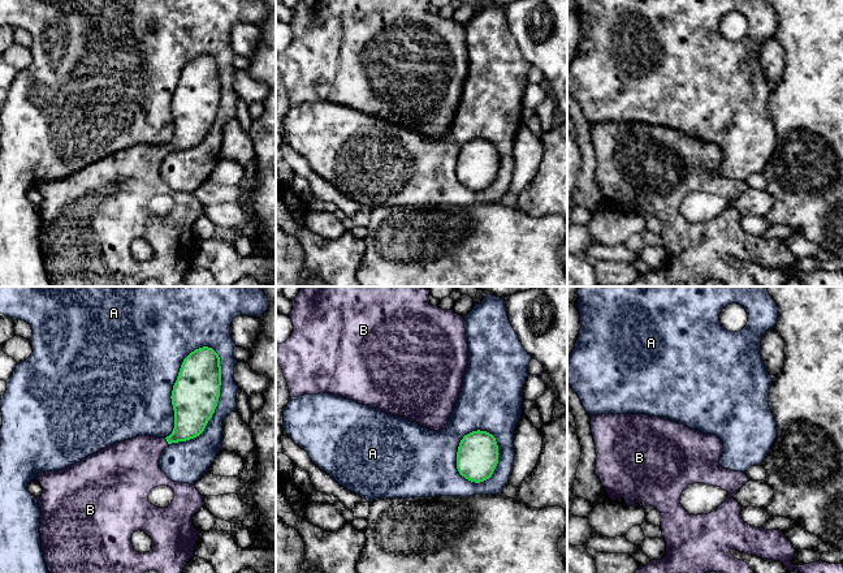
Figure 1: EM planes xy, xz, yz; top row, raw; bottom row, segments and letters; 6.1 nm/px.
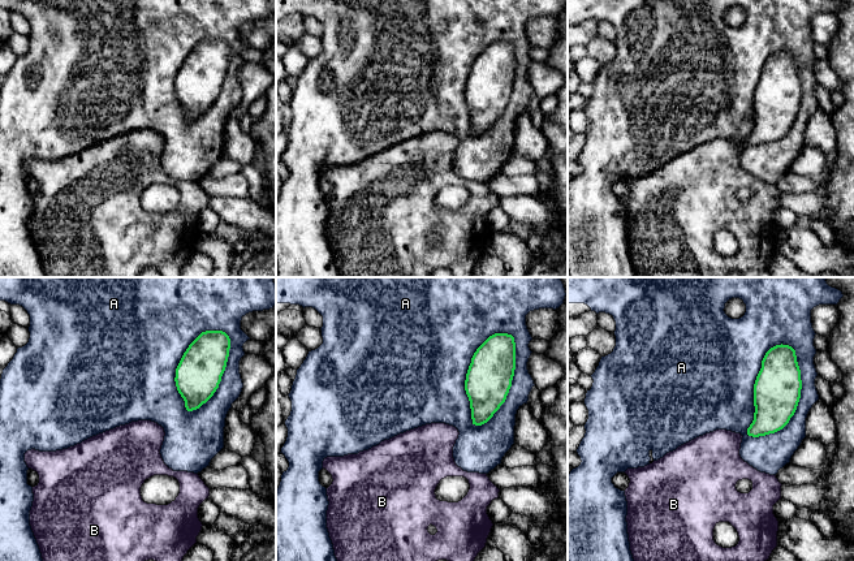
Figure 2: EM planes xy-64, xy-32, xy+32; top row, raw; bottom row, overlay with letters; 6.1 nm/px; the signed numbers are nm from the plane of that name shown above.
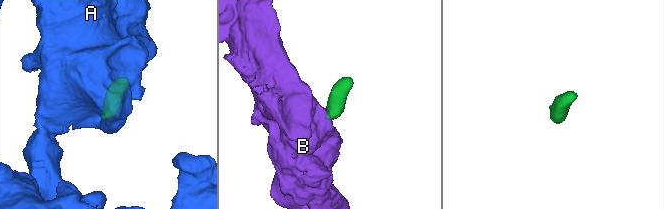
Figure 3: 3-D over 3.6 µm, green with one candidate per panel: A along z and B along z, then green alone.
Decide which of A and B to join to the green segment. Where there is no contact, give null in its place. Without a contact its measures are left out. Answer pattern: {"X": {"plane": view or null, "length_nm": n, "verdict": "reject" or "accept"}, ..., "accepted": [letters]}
{"A": {"plane": "xy", "length_nm": 650, "verdict": "reject"}, "B": {"plane": "xy", "length_nm": 50, "verdict": "accept"}, "accepted": ["B"]}

